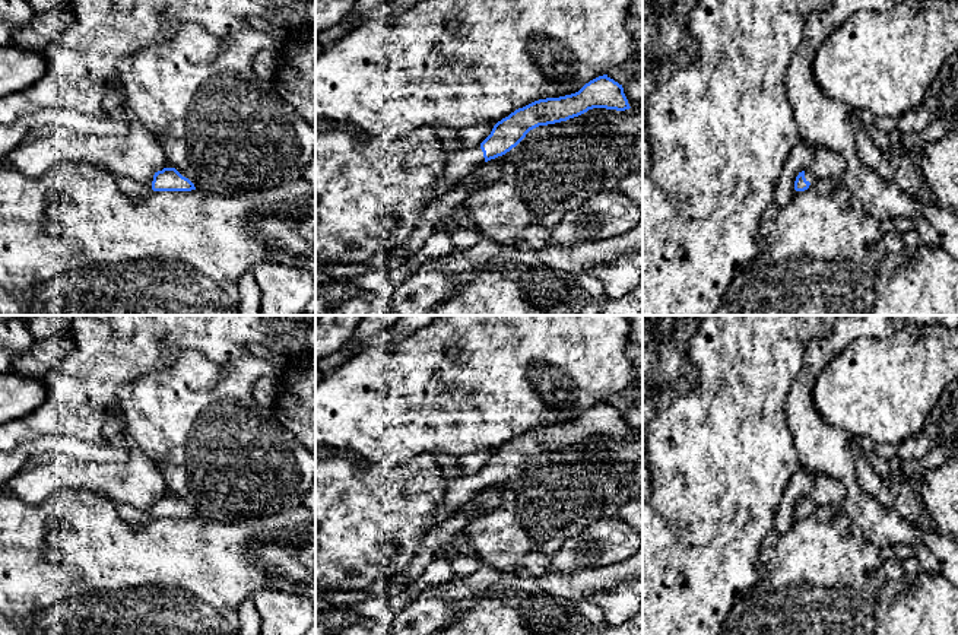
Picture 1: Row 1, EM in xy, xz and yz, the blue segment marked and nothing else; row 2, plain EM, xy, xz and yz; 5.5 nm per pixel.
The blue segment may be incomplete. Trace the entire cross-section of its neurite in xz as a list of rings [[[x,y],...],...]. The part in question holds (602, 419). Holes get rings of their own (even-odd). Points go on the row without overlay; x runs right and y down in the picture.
[[[608,401],[590,407],[575,420],[534,428],[498,448],[479,473],[450,477],[444,501],[432,514],[432,521],[441,524],[450,520],[475,493],[505,482],[530,457],[567,448],[593,435],[625,438],[631,434],[622,412]]]

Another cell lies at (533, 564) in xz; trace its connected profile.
[[[529,552],[517,563],[516,572],[520,577],[539,577],[551,568],[551,556],[542,552]]]

